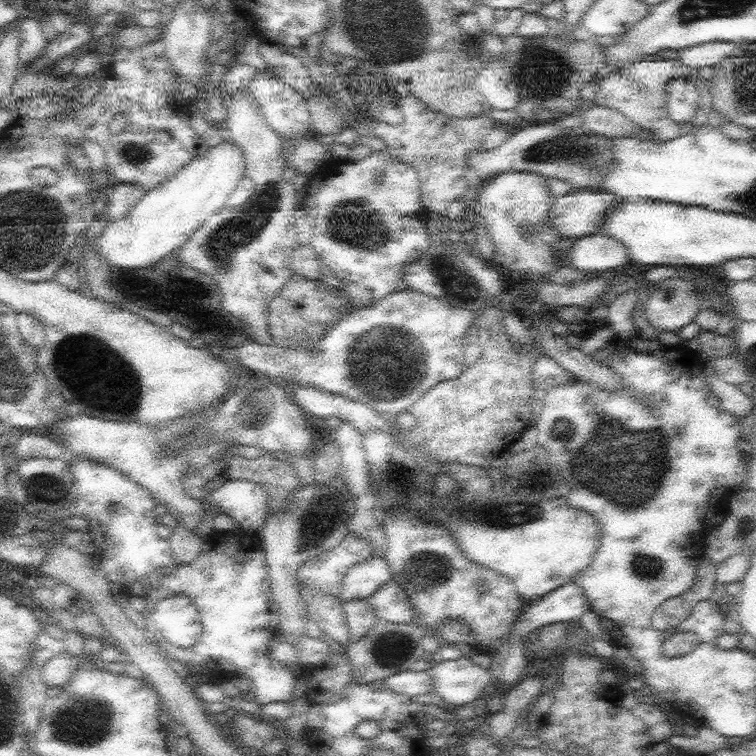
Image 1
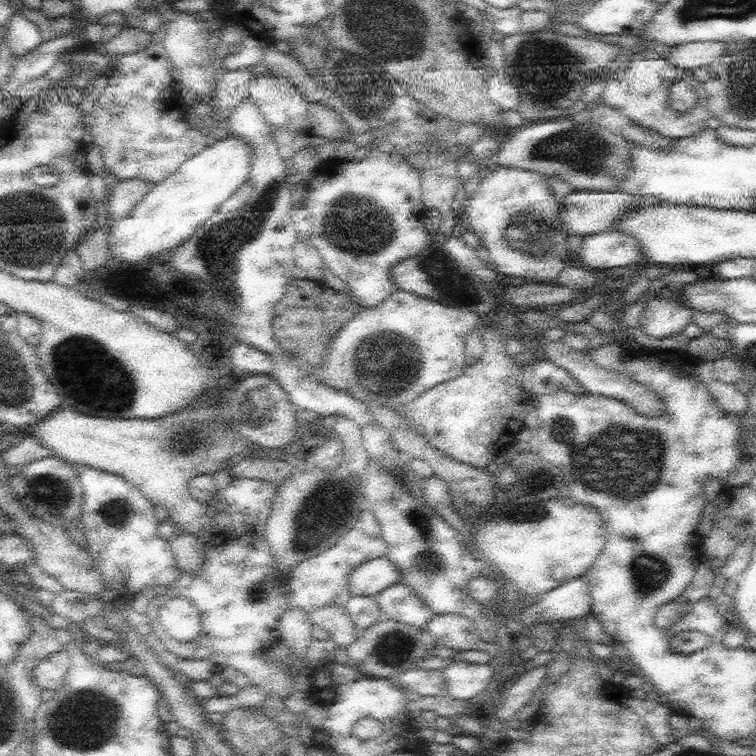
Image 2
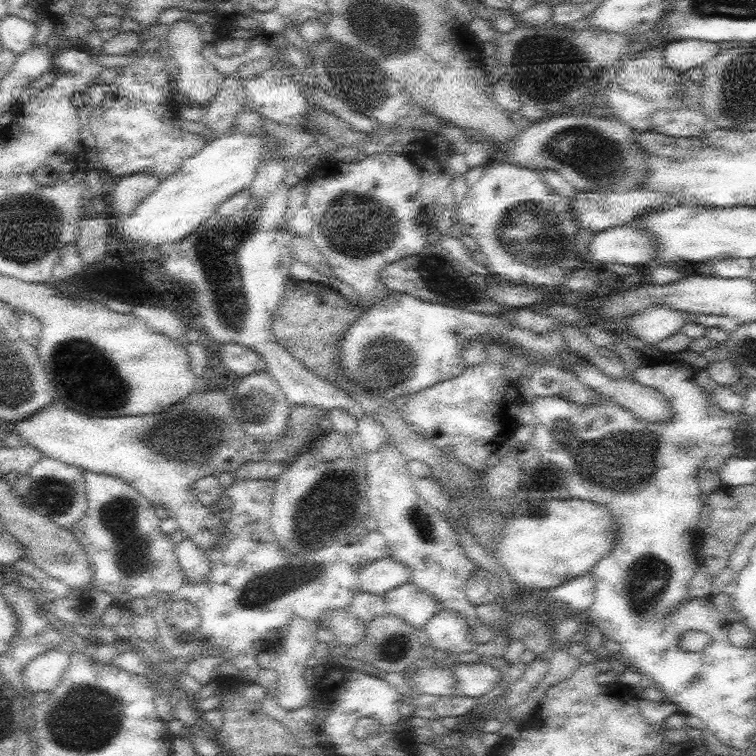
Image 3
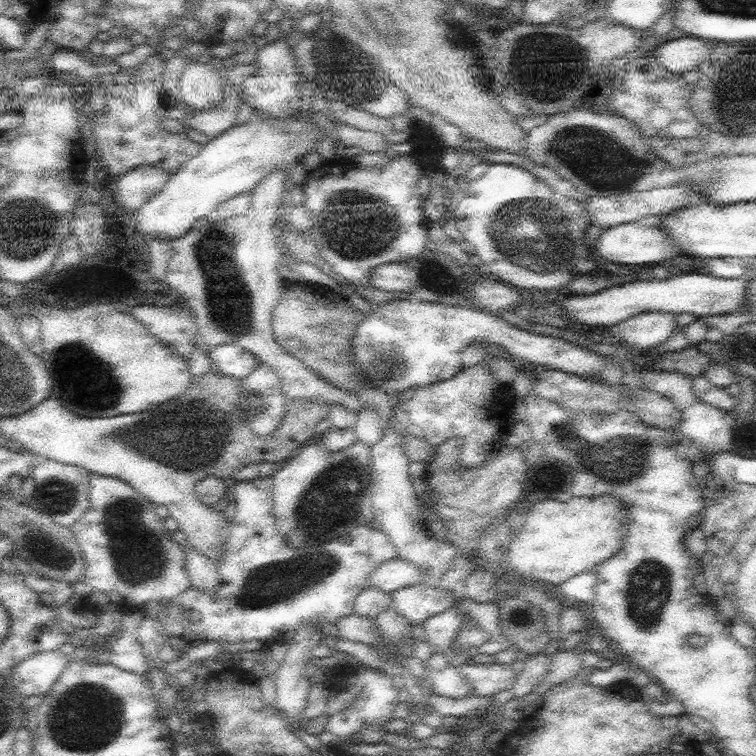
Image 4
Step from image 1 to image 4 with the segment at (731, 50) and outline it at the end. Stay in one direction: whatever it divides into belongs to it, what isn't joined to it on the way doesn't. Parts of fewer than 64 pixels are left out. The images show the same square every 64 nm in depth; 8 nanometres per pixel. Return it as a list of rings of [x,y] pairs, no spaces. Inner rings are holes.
[[[685,36],[677,40],[669,40],[657,50],[657,60],[659,64],[673,72],[673,74],[687,74],[689,70],[697,68],[699,62],[705,62],[707,56],[711,56],[711,42]]]

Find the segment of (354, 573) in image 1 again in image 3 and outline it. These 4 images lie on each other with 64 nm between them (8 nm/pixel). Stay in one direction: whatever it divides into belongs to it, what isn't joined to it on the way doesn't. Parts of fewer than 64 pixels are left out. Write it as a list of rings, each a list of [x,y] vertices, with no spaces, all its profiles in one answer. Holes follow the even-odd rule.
[[[379,558],[371,564],[367,564],[363,570],[357,574],[357,586],[359,592],[369,592],[369,594],[385,594],[401,584],[409,582],[409,568],[405,568],[399,560],[395,558]]]

